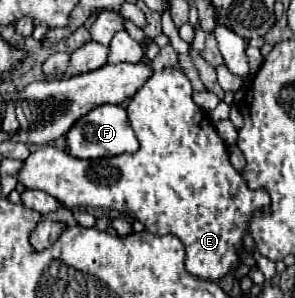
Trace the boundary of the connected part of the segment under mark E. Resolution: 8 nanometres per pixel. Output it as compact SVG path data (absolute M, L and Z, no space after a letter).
M166 66L154 72L148 82L134 94L126 110L130 124L136 128L136 136L140 140L138 152L112 158L82 160L56 146L42 146L26 158L24 166L16 174L18 182L26 190L42 190L58 198L66 208L114 208L140 220L150 234L174 234L186 248L186 270L198 278L210 278L212 282L220 280L238 262L236 250L242 248L242 236L248 230L250 214L256 210L268 210L268 194L264 190L248 190L240 172L232 168L226 144L216 134L214 126L210 126L208 114L204 114L192 102L192 86L178 68Z

